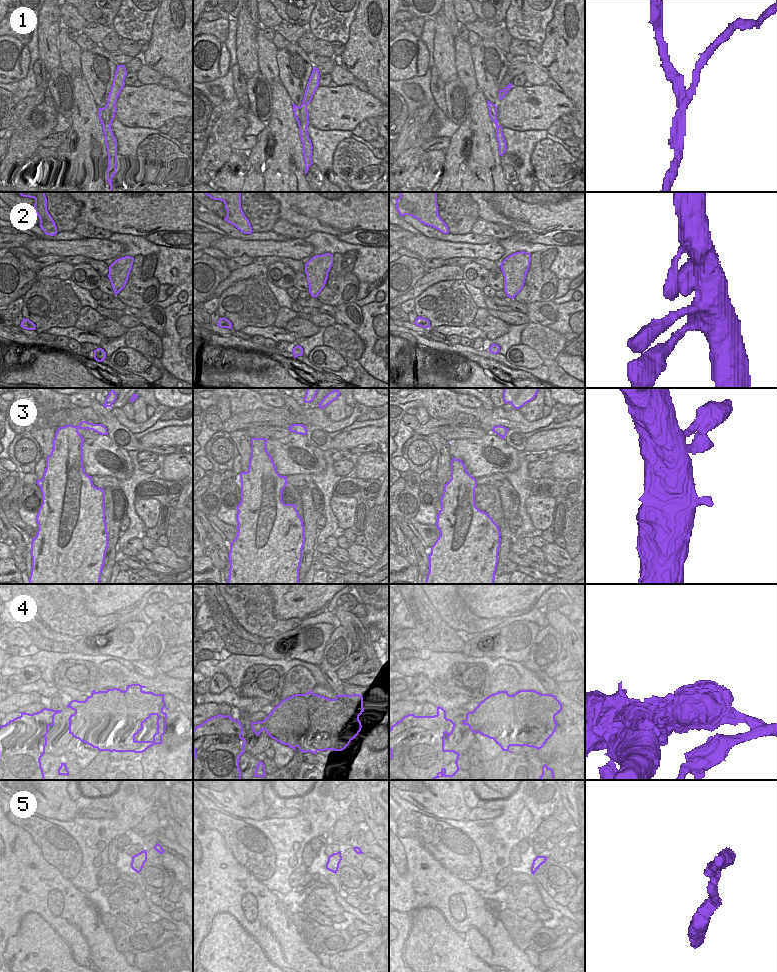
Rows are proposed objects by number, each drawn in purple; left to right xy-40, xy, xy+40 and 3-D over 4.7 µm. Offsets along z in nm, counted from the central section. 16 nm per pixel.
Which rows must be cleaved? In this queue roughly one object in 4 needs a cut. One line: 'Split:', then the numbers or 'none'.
Split: 1, 4.

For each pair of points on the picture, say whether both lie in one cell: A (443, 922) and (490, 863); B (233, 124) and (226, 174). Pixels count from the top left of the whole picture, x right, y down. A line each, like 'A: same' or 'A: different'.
A: different
B: different

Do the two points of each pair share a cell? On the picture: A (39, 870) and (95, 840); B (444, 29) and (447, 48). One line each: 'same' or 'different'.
A: different
B: same

